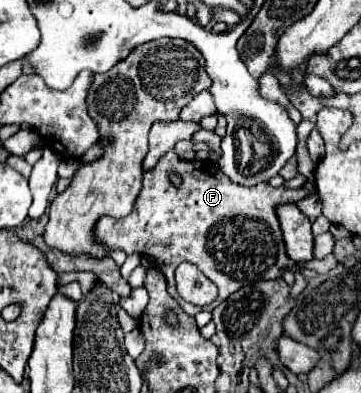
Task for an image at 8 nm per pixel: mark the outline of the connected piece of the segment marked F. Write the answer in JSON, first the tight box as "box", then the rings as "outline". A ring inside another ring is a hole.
{"box":[98,149,316,315],"outline":[[[170,149],[168,153],[164,153],[160,157],[160,161],[156,163],[156,167],[152,167],[150,171],[144,173],[144,185],[142,191],[136,199],[136,205],[132,209],[132,213],[124,219],[112,219],[112,217],[102,217],[102,221],[98,221],[98,241],[102,241],[102,245],[106,245],[110,251],[112,249],[122,249],[128,255],[132,253],[140,253],[146,257],[154,257],[156,267],[162,269],[162,273],[168,279],[168,293],[178,301],[178,305],[188,313],[188,315],[196,315],[200,309],[192,303],[186,303],[182,297],[178,297],[176,291],[176,281],[174,281],[174,271],[182,261],[190,261],[194,263],[210,281],[216,283],[218,287],[218,297],[206,305],[204,309],[212,311],[216,305],[220,305],[228,295],[236,293],[238,289],[246,287],[246,285],[254,285],[258,281],[270,281],[270,279],[278,279],[282,277],[282,271],[292,271],[292,273],[302,273],[306,279],[316,277],[314,271],[310,269],[302,269],[298,263],[294,263],[288,255],[286,255],[286,247],[284,247],[284,239],[282,239],[282,231],[280,231],[280,223],[278,223],[278,215],[276,215],[276,207],[286,205],[286,203],[298,203],[300,199],[312,195],[310,191],[306,191],[304,187],[300,189],[286,189],[286,187],[272,187],[266,181],[264,183],[256,183],[252,187],[244,187],[238,183],[232,183],[216,163],[212,161],[178,161],[176,151]],[[176,171],[178,175],[182,175],[182,185],[174,187],[170,185],[170,173]]]}

